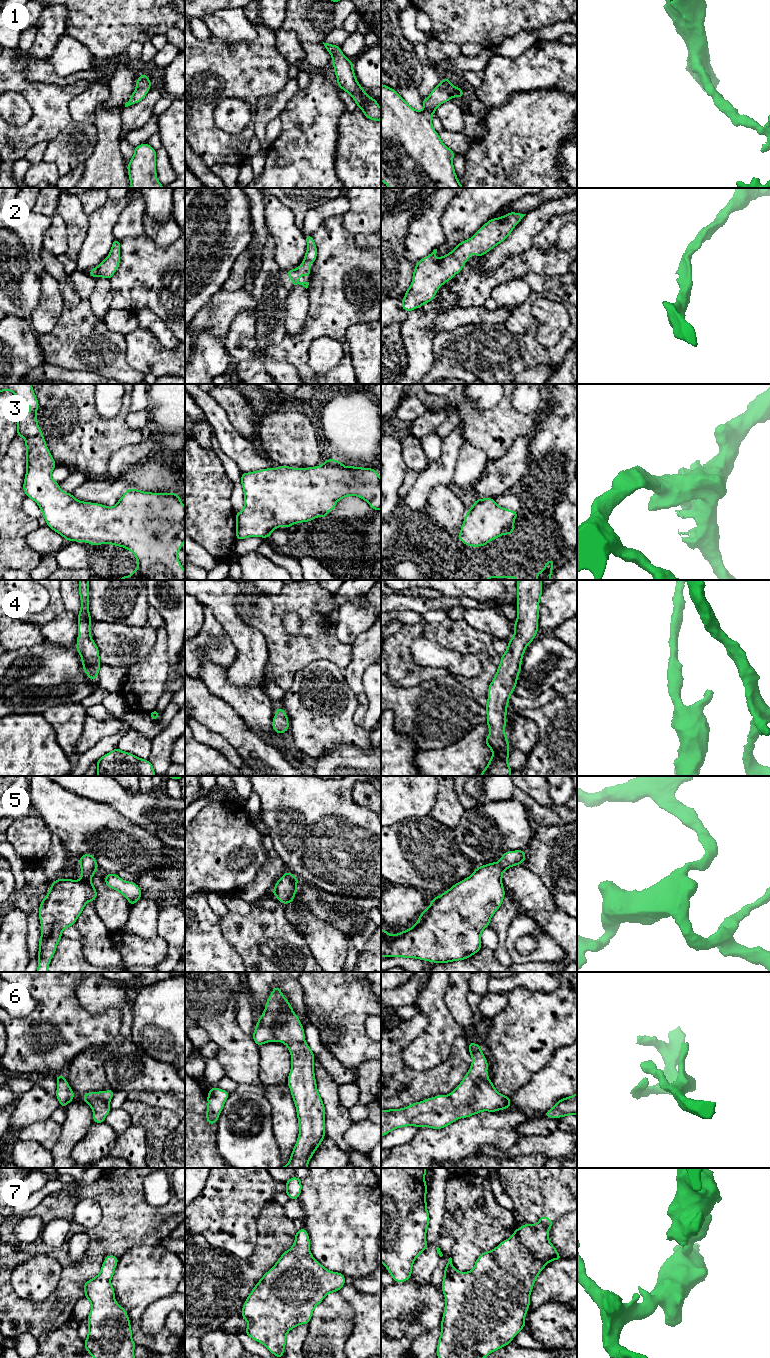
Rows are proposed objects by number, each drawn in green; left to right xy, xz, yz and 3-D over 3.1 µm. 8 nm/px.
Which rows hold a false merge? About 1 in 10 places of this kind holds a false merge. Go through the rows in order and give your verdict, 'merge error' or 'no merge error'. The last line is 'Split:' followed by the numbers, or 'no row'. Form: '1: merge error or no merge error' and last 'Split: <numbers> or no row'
1: no merge error
2: no merge error
3: no merge error
4: no merge error
5: no merge error
6: no merge error
7: no merge error
Split: no row

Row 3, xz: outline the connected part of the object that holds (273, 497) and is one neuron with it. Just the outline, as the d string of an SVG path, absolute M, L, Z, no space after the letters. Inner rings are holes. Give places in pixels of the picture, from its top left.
M327 459L317 467L291 468L279 466L241 474L244 491L244 508L236 513L236 539L248 537L268 538L277 527L290 527L296 523L314 520L317 516L328 518L326 514L336 508L336 502L347 496L357 496L365 500L373 510L381 510L381 478L372 468L345 467L335 459Z

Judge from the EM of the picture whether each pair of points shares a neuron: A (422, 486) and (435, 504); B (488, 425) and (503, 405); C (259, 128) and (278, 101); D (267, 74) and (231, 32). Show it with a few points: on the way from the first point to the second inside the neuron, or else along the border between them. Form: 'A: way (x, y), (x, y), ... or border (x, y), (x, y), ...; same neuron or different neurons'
A: border (447, 485), (436, 484), (418, 510); different neurons
B: way (493, 420), (503, 410); same neuron
C: way (259, 121), (271, 108); same neuron
D: border (257, 32), (251, 41), (223, 41), (216, 36); different neurons

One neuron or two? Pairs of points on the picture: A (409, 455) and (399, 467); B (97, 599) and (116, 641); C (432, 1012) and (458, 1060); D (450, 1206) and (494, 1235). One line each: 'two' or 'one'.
A: two
B: two
C: two
D: one

